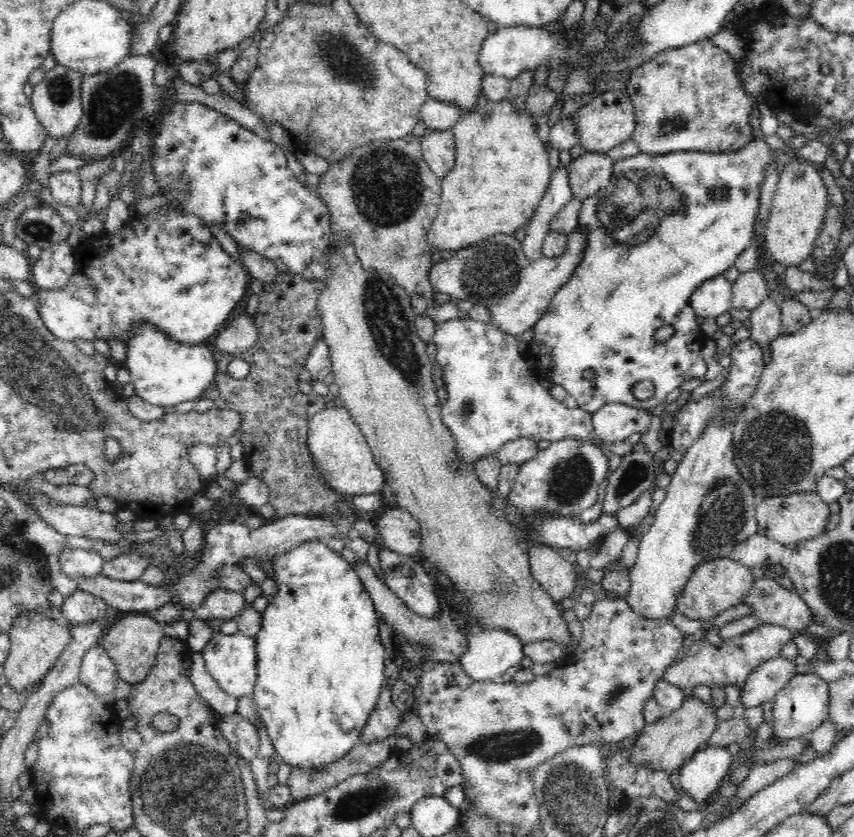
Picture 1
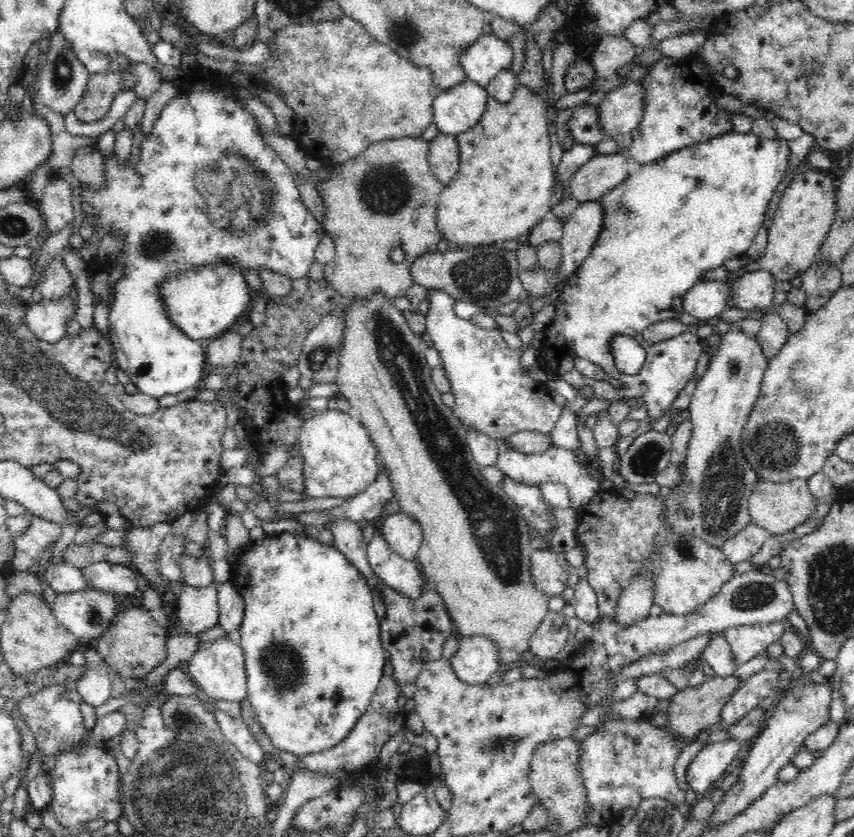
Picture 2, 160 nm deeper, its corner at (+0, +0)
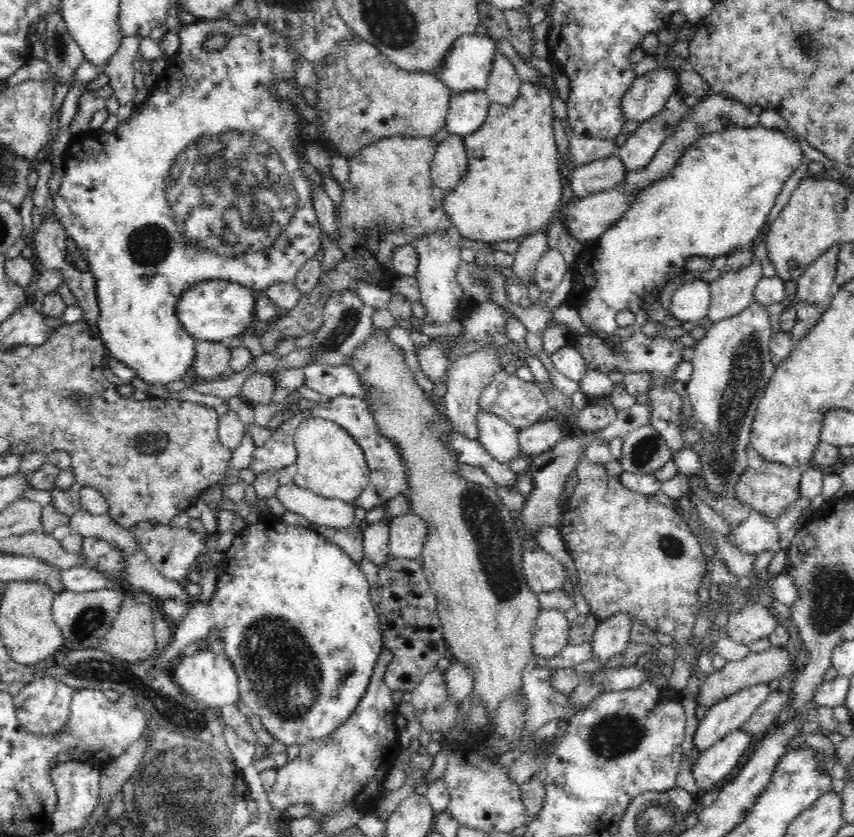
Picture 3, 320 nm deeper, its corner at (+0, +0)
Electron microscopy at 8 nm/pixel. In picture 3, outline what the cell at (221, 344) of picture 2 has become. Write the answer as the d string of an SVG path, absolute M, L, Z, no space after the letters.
M196 341L196 356L191 366L191 374L198 378L218 378L230 366L230 352L228 341L210 342Z

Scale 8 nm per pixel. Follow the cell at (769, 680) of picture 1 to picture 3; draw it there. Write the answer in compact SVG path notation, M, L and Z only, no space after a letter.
M763 683L744 688L726 700L720 700L700 720L694 732L694 750L699 754L708 751L730 732L743 729L770 694L769 684Z

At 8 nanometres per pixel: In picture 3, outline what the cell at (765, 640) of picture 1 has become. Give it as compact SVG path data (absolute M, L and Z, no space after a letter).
M763 602L752 603L729 614L727 634L738 644L750 644L753 640L767 638L777 622Z

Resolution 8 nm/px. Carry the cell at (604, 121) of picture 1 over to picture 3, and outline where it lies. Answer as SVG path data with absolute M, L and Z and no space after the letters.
M656 69L640 75L620 102L624 119L640 123L650 120L678 90L678 73L673 69Z

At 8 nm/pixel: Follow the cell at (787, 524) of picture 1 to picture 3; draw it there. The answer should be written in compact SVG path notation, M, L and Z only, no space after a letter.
M763 460L758 470L750 466L740 476L737 484L736 498L746 506L749 506L751 510L758 511L760 514L776 521L779 514L791 504L794 504L798 500L798 497L801 496L799 486L802 474L804 474L802 467L789 468L784 464L776 464Z

